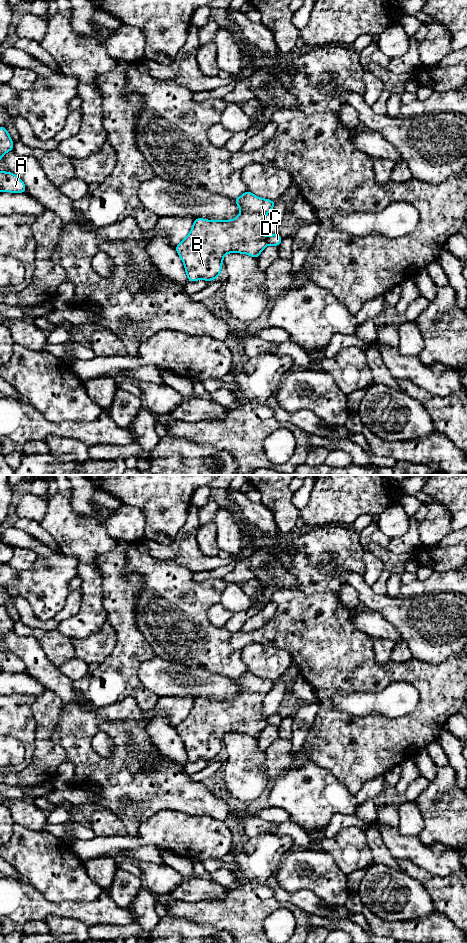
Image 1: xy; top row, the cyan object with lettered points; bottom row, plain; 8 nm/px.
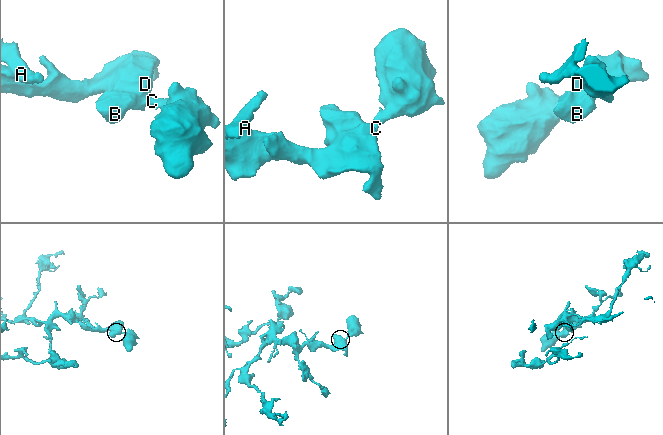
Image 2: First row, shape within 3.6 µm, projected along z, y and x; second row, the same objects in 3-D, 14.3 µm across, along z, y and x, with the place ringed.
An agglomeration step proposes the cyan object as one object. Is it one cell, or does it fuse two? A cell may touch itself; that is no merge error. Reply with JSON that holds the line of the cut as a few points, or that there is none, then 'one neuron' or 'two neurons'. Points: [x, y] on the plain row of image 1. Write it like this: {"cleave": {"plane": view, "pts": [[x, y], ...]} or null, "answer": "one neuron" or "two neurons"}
{"cleave": {"plane": "xy", "pts": [[266, 717], [268, 724]]}, "answer": "two neurons"}

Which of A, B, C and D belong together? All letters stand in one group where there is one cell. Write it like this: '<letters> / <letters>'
A B D / C

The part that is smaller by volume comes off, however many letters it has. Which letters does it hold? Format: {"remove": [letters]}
{"remove": ["C"]}

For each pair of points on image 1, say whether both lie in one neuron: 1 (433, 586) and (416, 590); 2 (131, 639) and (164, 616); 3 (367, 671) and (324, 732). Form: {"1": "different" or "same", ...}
{"1": "same", "2": "different", "3": "same"}

